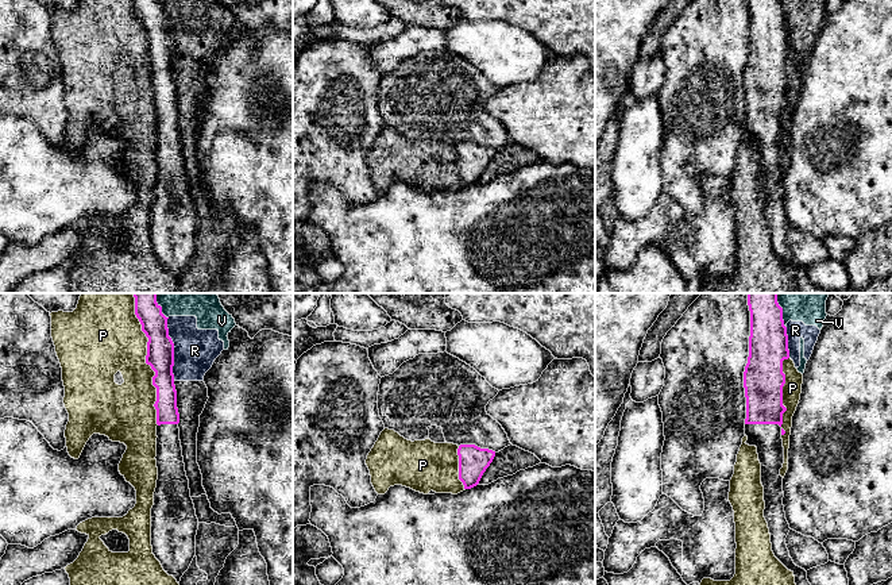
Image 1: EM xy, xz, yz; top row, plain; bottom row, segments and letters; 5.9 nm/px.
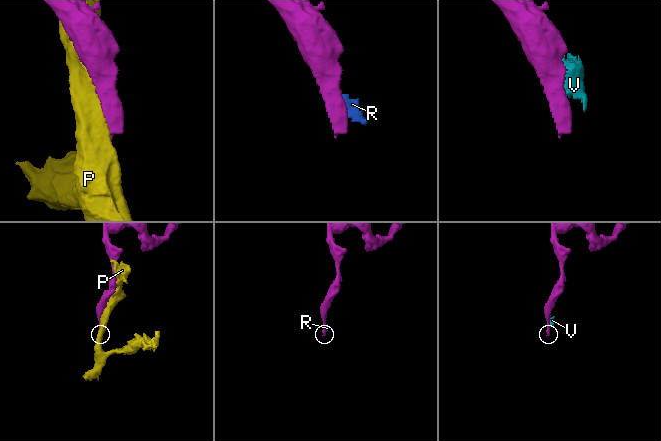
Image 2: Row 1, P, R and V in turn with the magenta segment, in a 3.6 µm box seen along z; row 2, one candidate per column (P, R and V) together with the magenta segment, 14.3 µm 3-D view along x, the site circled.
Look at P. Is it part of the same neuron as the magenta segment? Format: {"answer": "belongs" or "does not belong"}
{"answer": "does not belong"}

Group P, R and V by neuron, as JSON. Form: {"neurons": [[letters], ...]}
{"neurons": [["P"], ["R", "V"]]}

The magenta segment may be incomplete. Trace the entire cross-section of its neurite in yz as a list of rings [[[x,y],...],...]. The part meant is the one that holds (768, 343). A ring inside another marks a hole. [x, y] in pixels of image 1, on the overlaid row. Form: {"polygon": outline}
{"polygon": [[[748,293],[748,305],[750,311],[750,336],[749,357],[744,372],[746,397],[745,435],[748,436],[745,443],[757,447],[758,461],[761,463],[761,484],[764,486],[765,501],[764,517],[771,534],[772,551],[793,573],[796,585],[811,585],[807,580],[807,571],[793,563],[785,544],[785,538],[791,528],[785,519],[783,505],[784,492],[780,469],[784,463],[781,436],[785,434],[781,424],[783,413],[787,411],[783,405],[783,386],[785,384],[783,361],[789,358],[789,350],[787,327],[783,320],[783,308],[777,303],[777,293]]]}

